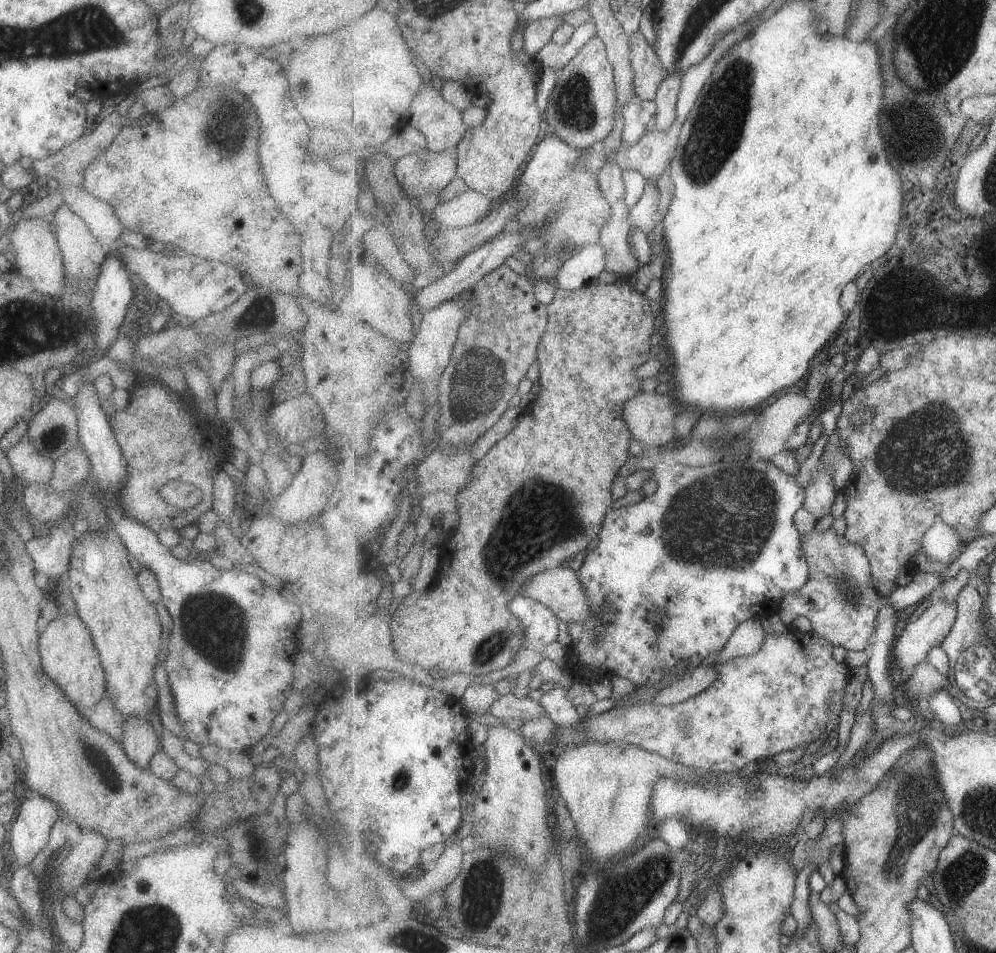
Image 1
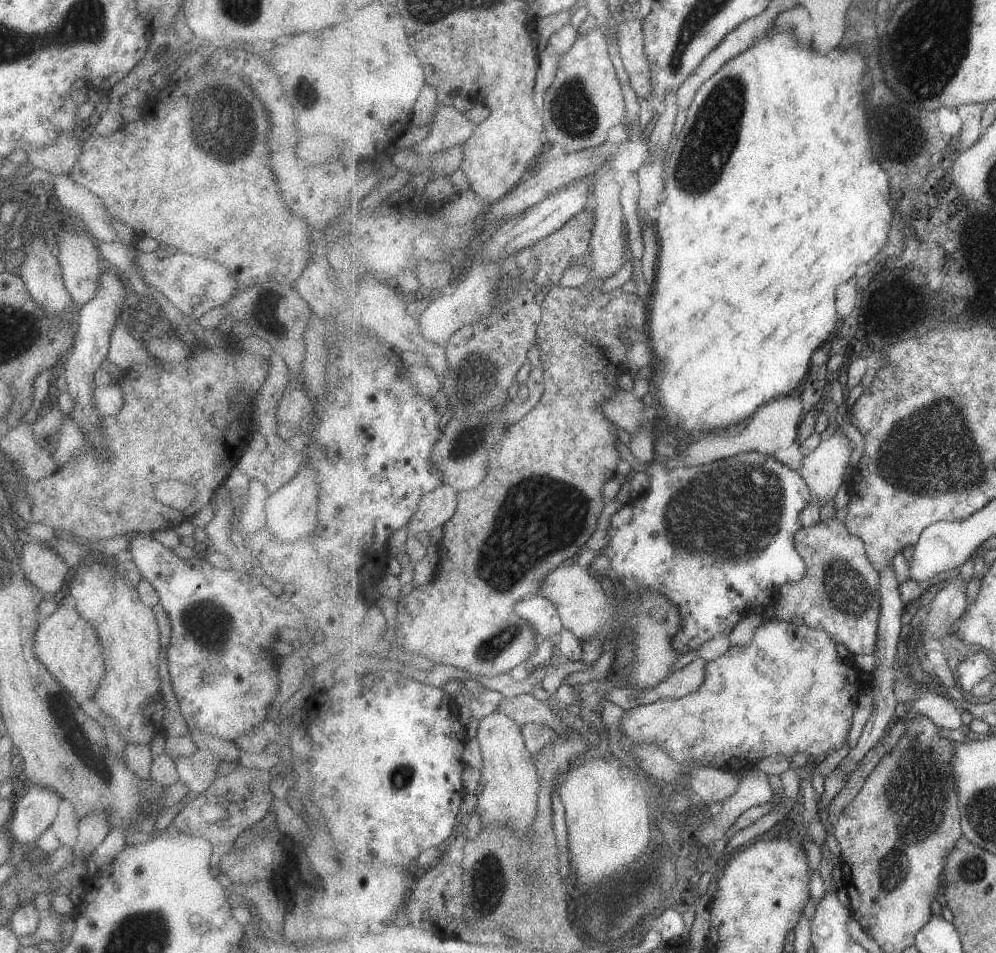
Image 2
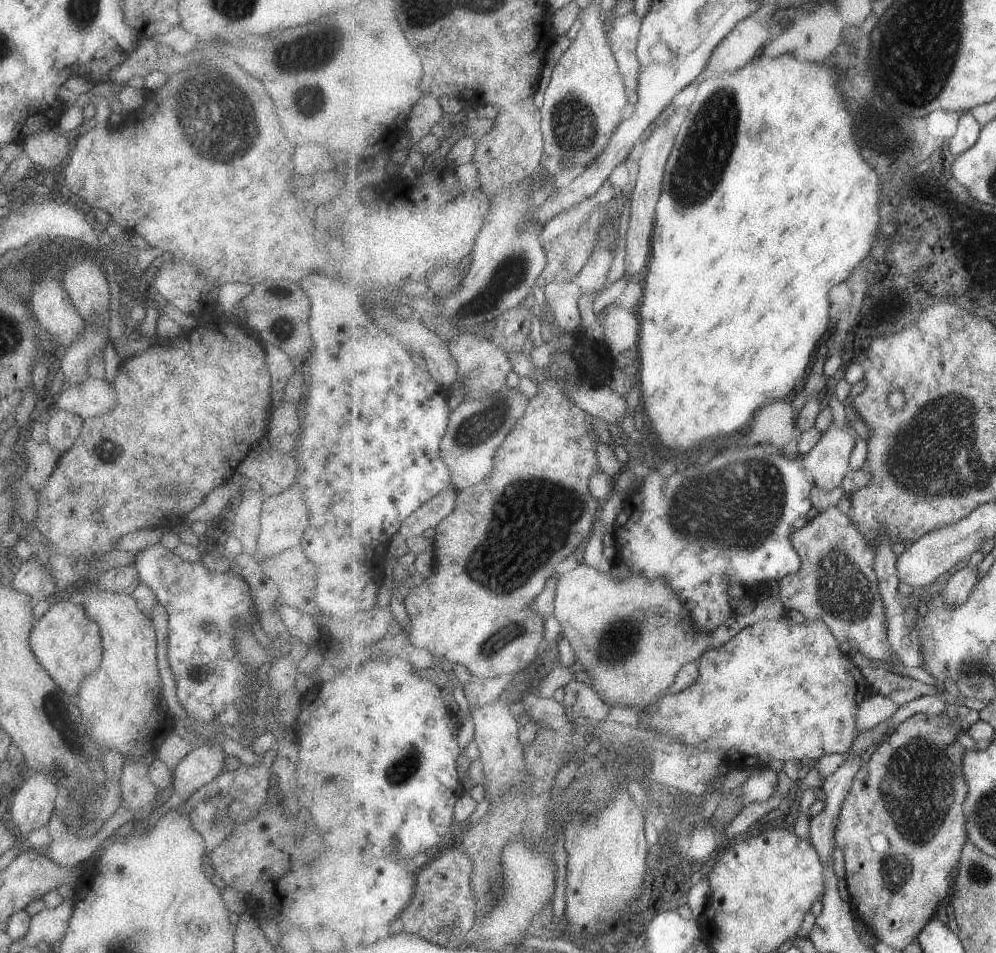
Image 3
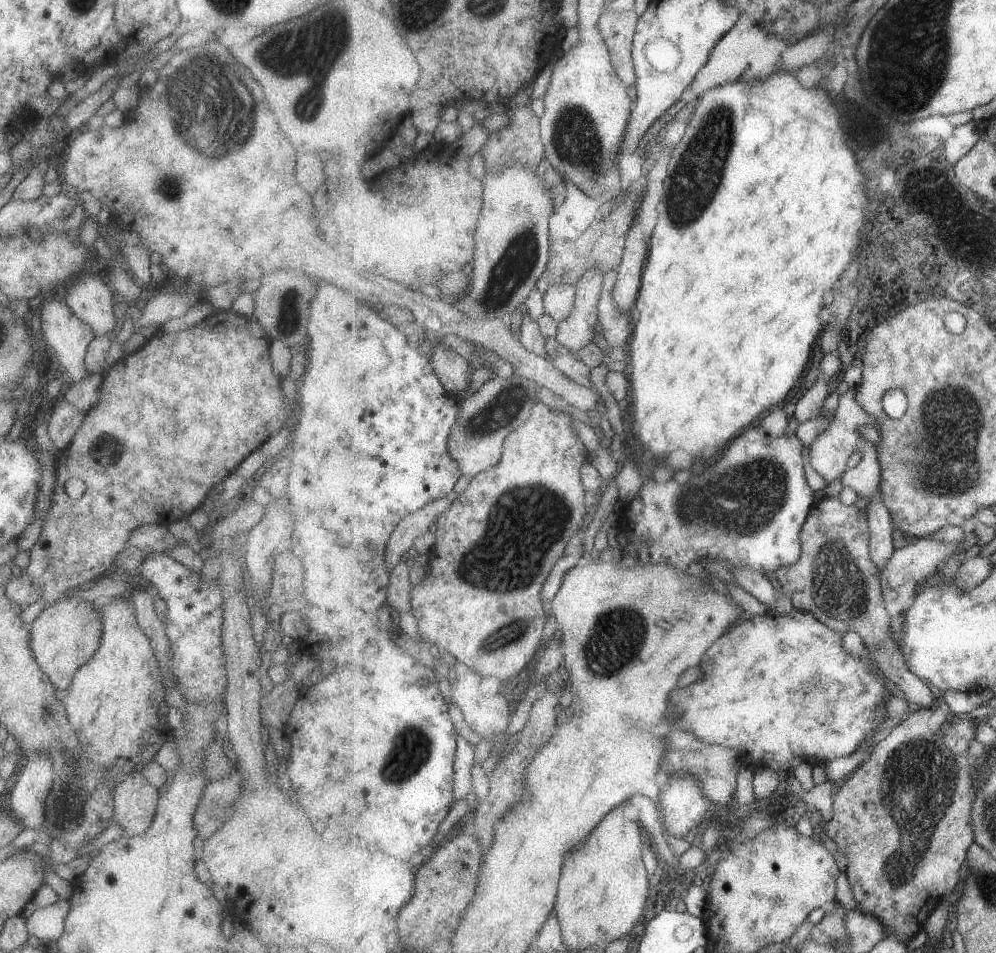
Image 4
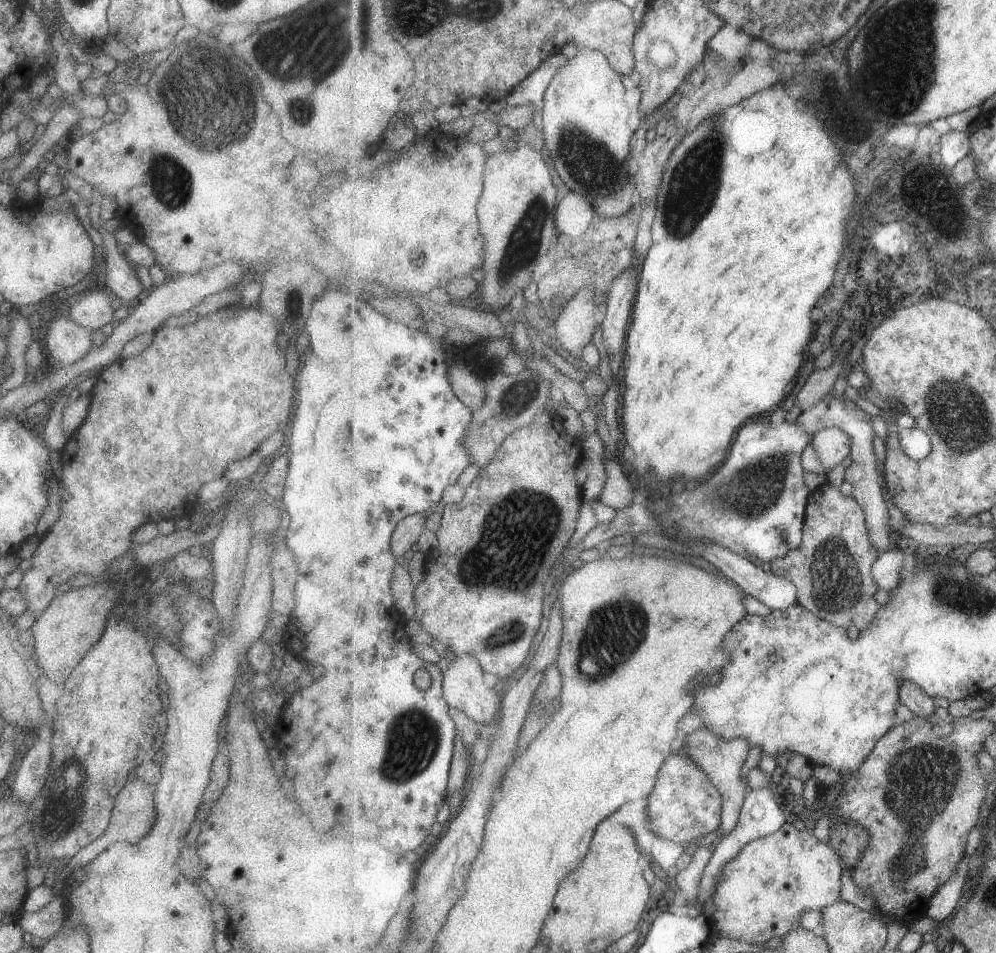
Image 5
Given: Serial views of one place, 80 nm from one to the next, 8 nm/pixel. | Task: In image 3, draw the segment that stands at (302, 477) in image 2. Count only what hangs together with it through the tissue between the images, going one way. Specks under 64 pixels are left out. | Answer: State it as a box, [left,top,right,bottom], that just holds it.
[253,484,307,566]

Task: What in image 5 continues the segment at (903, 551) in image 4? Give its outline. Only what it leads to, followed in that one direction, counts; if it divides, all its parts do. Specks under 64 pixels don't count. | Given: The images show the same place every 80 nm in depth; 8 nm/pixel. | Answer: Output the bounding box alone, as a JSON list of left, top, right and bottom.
[872,544,905,592]

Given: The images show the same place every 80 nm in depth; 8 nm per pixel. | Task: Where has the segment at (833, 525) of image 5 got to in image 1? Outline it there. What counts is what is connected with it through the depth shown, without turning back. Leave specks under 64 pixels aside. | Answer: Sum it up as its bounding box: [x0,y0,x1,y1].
[778,527,883,652]

